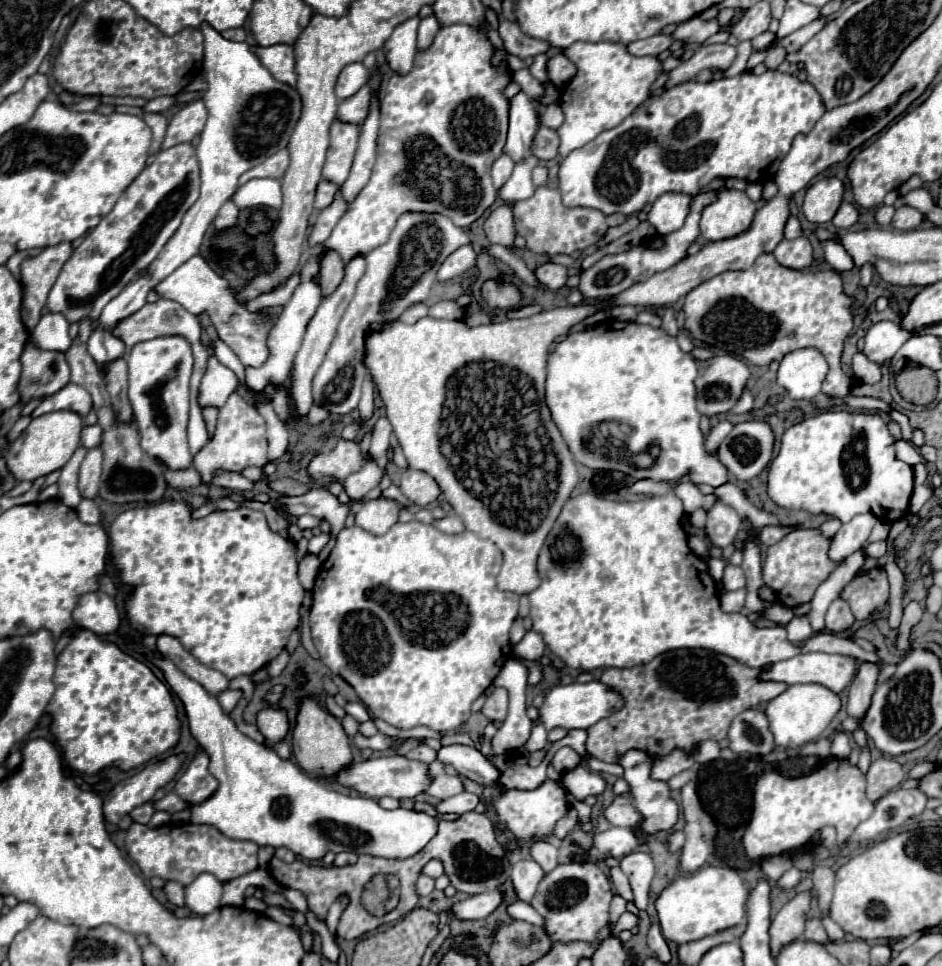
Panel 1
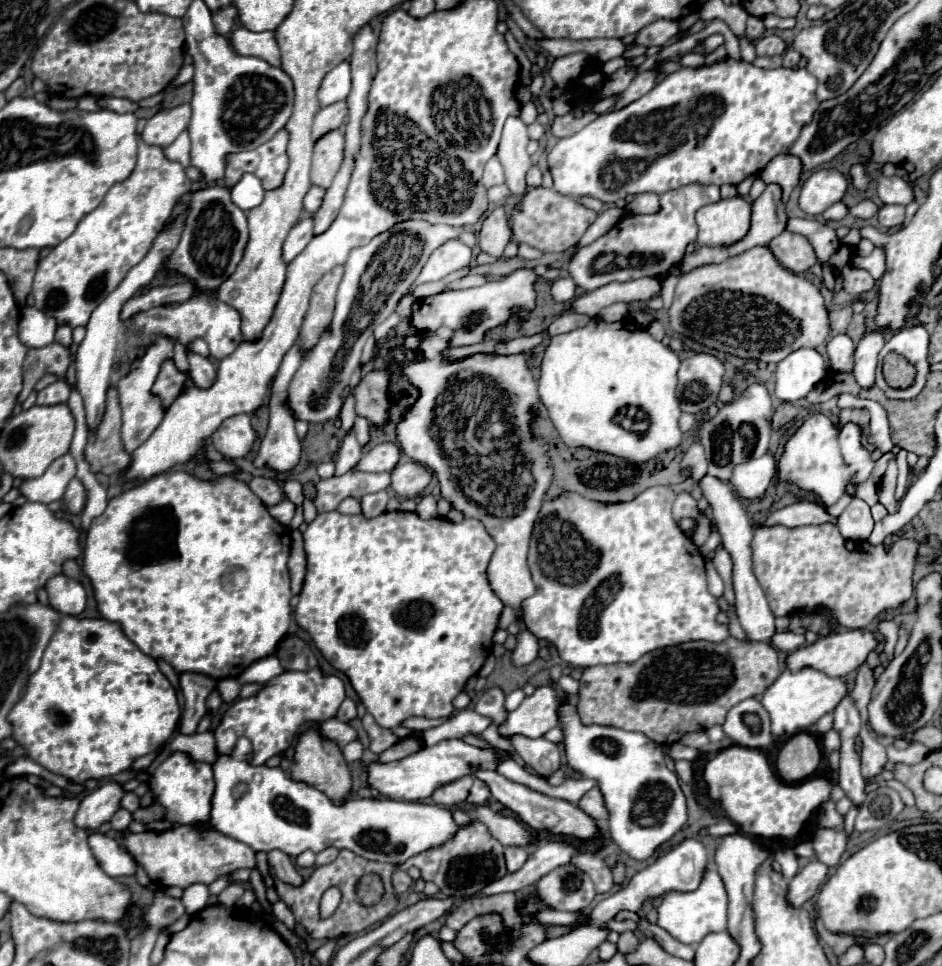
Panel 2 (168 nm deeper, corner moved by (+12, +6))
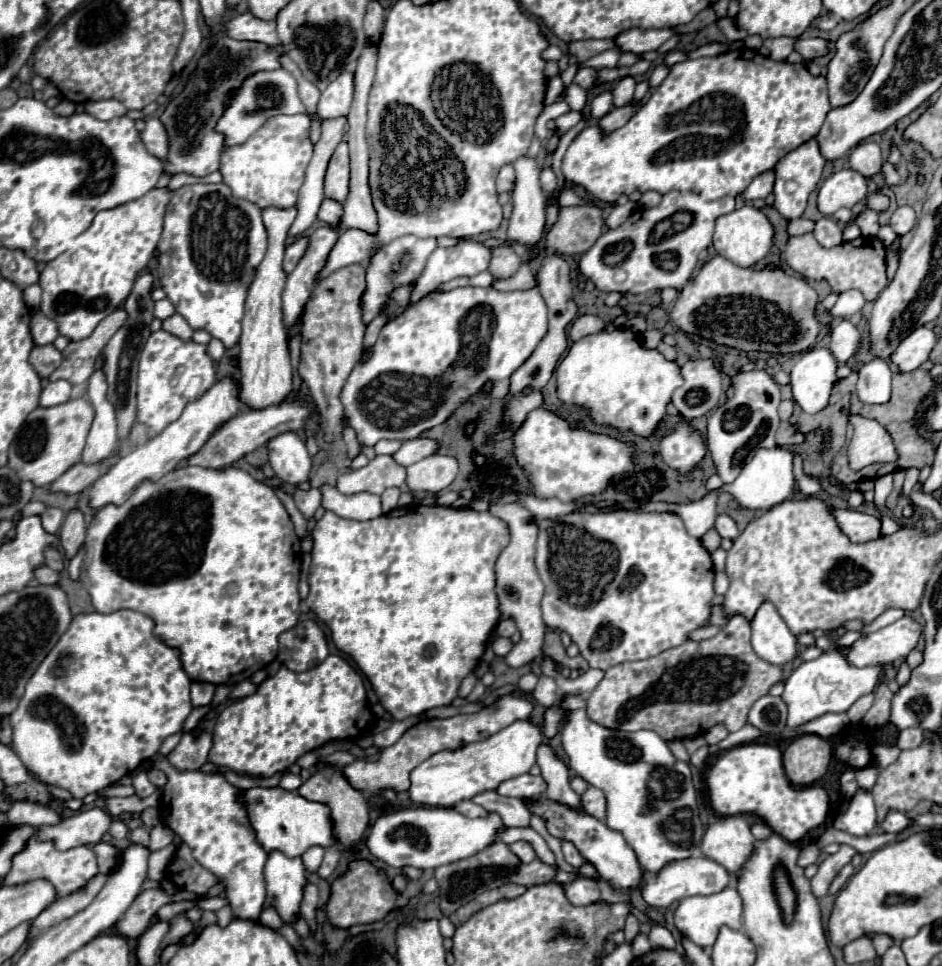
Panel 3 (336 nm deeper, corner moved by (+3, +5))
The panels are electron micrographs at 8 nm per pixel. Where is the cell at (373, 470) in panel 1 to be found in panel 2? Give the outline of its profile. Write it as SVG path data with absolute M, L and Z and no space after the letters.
M386 442L376 448L372 448L368 454L360 458L360 462L354 466L354 470L360 472L390 472L400 460L400 448L398 444Z

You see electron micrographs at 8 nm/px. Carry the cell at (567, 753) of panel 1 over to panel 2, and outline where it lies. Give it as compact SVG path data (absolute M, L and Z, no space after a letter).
M512 736L510 744L516 748L520 758L542 776L550 776L560 768L560 750L554 742L546 742L544 738Z

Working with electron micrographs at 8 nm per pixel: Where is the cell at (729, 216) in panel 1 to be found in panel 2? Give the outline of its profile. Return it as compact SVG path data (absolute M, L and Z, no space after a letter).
M742 196L720 198L696 212L698 240L696 244L728 246L740 240L750 228L750 202Z

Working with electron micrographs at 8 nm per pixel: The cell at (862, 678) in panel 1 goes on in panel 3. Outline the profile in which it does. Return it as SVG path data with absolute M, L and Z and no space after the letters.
M857 789L857 793L851 799L849 809L843 813L843 817L837 817L833 825L837 829L843 829L843 831L855 835L855 837L869 835L877 825L875 803L873 803L871 793Z

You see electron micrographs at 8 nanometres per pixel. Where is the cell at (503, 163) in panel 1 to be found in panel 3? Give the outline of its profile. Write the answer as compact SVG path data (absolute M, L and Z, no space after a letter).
M505 165L497 175L497 193L513 191L513 187L515 187L515 169L513 165Z

